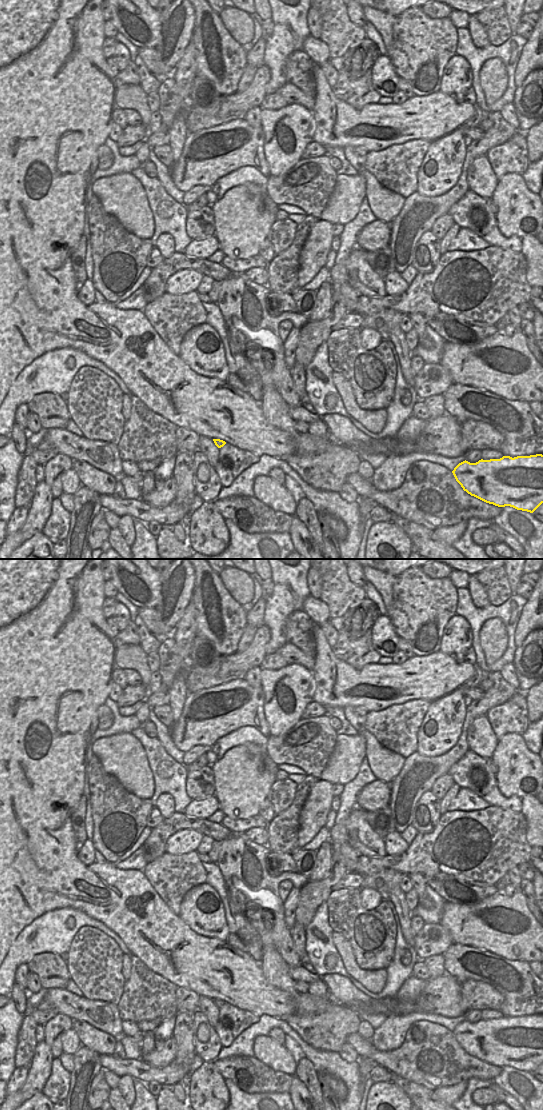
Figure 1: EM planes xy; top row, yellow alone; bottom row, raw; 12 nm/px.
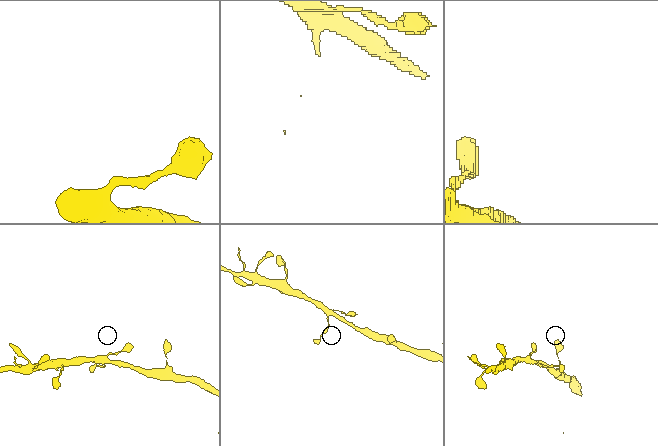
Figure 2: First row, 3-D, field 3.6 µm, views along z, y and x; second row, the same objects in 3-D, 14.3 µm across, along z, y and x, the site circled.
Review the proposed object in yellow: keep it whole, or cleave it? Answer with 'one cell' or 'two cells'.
one cell

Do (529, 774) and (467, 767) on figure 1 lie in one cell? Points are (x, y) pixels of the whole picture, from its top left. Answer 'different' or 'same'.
different

